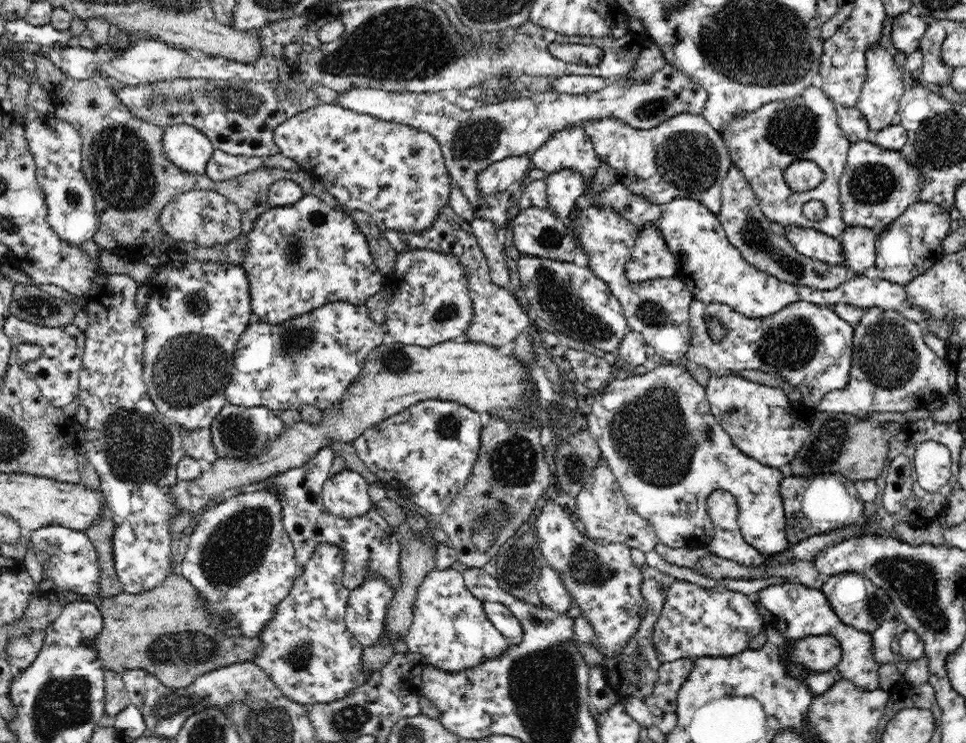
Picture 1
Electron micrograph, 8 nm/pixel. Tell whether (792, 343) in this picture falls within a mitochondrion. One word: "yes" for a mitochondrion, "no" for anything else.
yes

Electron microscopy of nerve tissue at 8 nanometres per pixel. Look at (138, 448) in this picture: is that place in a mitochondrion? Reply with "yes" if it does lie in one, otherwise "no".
yes

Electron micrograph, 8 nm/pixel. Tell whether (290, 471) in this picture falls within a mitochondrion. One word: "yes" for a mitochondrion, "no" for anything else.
no

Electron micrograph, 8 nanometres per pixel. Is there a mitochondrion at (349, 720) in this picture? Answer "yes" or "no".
yes

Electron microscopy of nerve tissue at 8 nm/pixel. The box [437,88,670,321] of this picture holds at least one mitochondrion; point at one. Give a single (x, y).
(476, 139)

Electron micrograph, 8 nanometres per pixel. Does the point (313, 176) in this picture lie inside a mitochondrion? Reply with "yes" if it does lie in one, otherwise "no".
no

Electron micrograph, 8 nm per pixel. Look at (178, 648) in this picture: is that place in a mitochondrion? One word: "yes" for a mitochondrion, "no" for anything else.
yes

